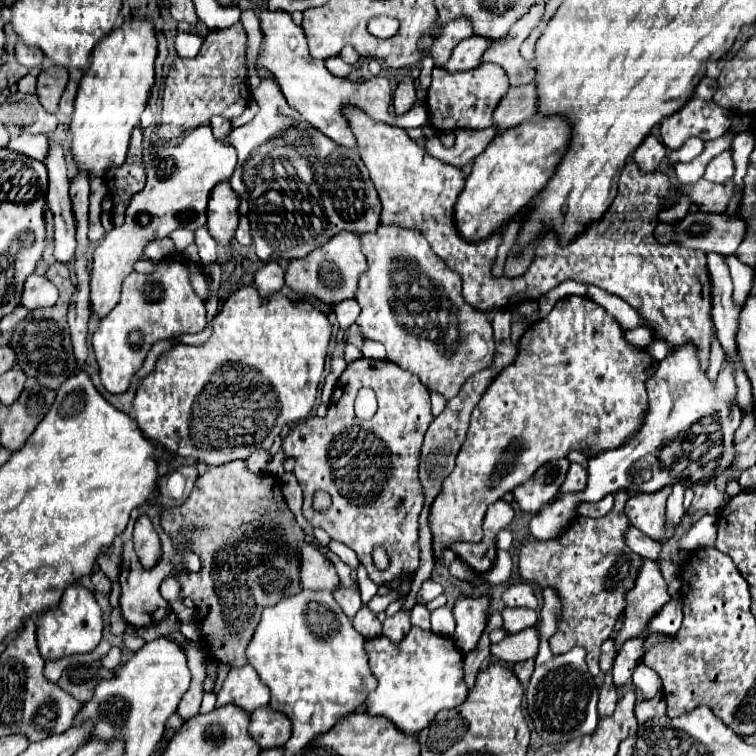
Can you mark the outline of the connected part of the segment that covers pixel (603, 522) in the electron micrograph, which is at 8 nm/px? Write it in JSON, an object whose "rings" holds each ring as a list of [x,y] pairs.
{"rings":[[[623,490],[615,494],[615,506],[601,518],[575,518],[573,524],[555,540],[535,540],[521,548],[519,572],[527,582],[535,582],[541,588],[553,586],[563,600],[563,620],[559,630],[549,638],[553,654],[565,654],[573,646],[587,650],[587,666],[593,676],[599,676],[601,644],[613,632],[619,614],[625,610],[625,594],[637,580],[643,558],[633,554],[625,542],[625,530],[629,520],[623,514],[623,506],[629,494]]]}

